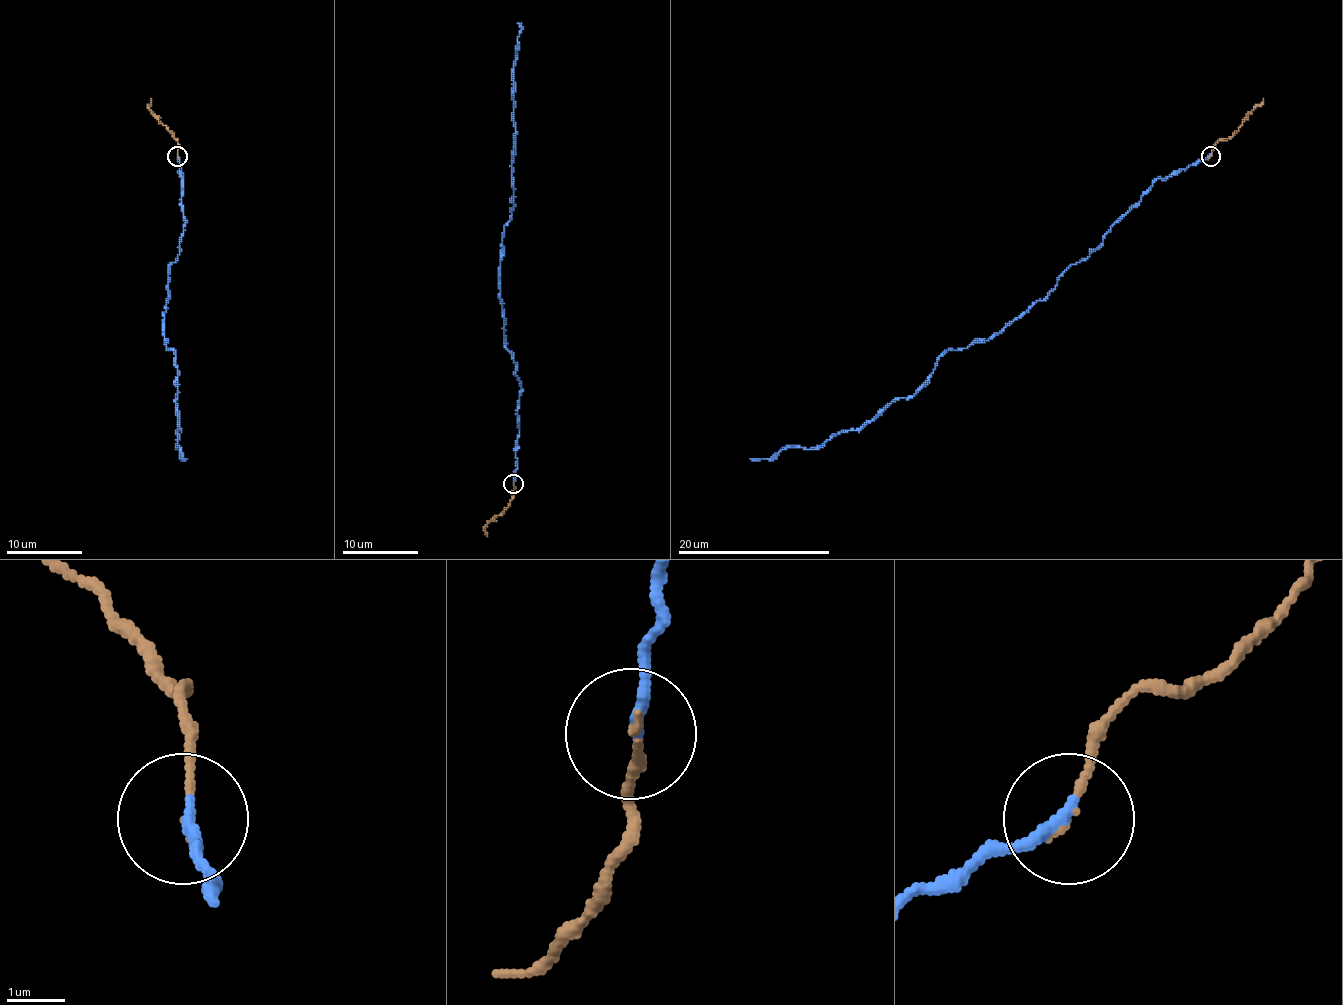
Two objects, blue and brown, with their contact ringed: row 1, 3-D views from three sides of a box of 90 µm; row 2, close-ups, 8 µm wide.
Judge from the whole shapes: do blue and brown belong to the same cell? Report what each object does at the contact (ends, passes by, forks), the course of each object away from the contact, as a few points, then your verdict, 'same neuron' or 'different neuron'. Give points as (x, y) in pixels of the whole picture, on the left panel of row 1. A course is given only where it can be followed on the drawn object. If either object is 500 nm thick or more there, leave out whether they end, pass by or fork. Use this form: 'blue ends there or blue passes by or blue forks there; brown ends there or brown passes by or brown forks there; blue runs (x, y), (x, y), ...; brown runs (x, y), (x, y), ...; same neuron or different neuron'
blue ends there; brown ends there; blue runs (177, 156), (185, 226), (179, 255), (170, 264), (164, 314), (166, 348), (174, 352), (177, 377), (181, 459); brown runs (177, 156), (177, 140), (149, 108), (151, 98); same neuron

